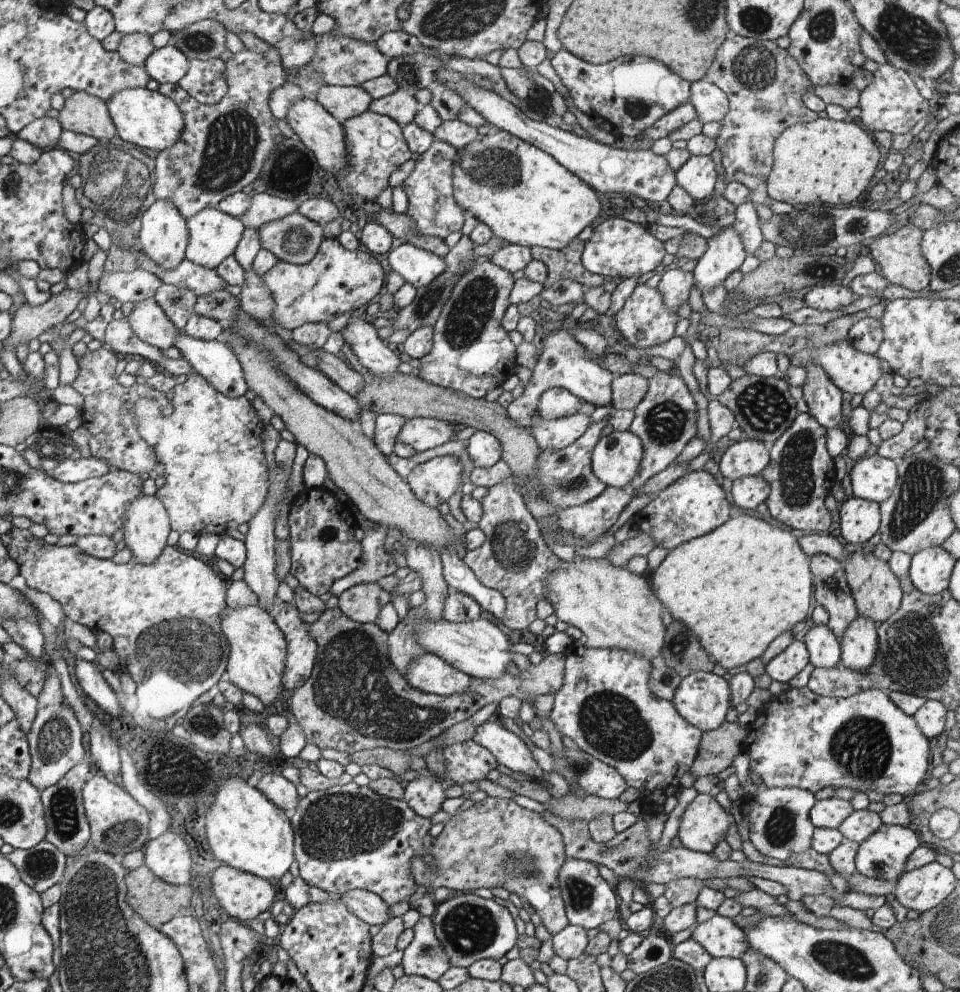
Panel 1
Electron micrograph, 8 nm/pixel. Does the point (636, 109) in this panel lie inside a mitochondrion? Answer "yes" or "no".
yes

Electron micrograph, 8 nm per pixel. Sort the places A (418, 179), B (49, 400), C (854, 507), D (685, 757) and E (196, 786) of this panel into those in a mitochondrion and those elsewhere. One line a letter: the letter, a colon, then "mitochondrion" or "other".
A: other
B: other
C: other
D: other
E: other

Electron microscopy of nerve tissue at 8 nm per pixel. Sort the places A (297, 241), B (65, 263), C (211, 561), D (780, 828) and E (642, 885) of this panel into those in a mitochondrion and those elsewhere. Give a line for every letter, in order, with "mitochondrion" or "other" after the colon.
A: mitochondrion
B: other
C: other
D: mitochondrion
E: other

